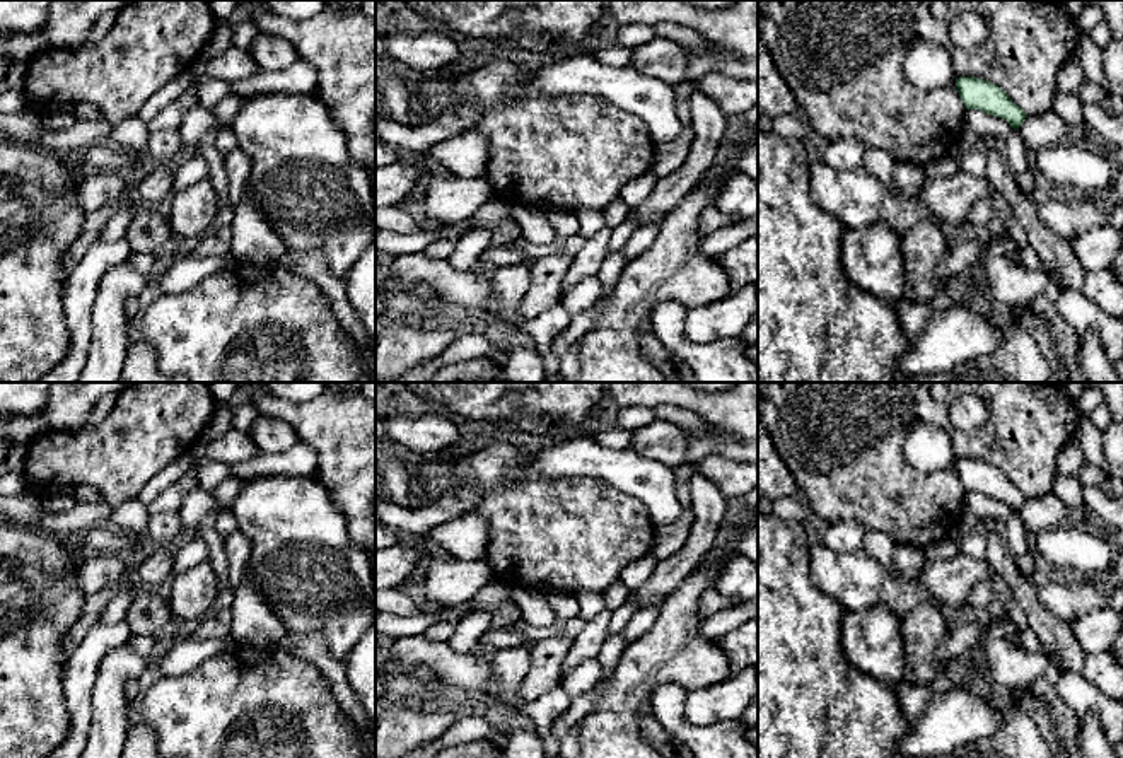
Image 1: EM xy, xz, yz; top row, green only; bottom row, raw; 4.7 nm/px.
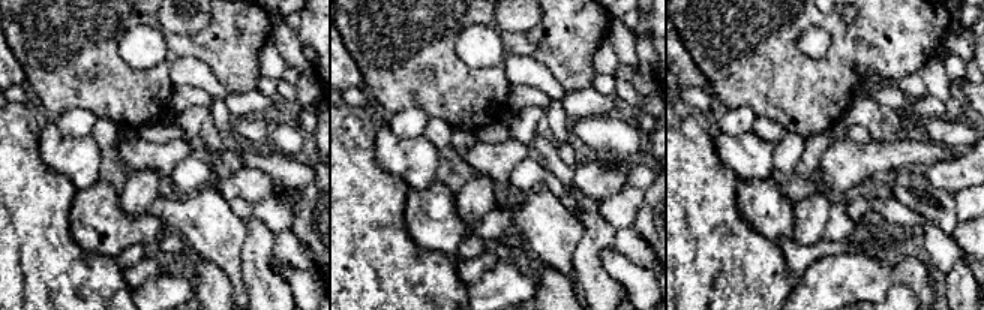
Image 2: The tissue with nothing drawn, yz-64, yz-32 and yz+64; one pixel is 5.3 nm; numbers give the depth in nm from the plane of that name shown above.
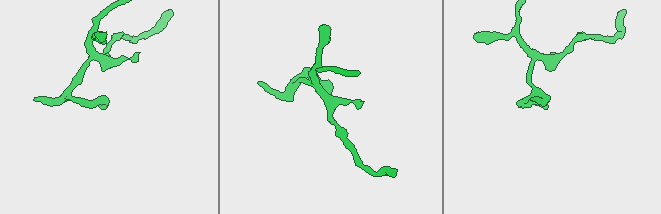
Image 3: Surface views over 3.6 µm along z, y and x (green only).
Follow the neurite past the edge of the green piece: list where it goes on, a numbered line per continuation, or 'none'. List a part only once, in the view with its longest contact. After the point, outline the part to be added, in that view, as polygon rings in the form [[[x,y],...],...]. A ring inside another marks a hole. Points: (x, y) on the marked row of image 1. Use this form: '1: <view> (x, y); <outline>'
none

